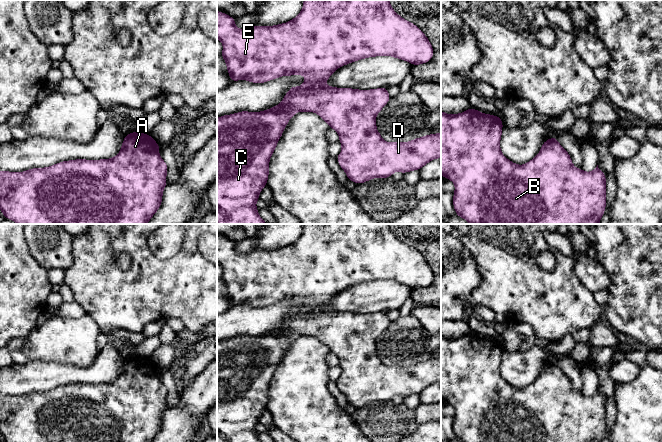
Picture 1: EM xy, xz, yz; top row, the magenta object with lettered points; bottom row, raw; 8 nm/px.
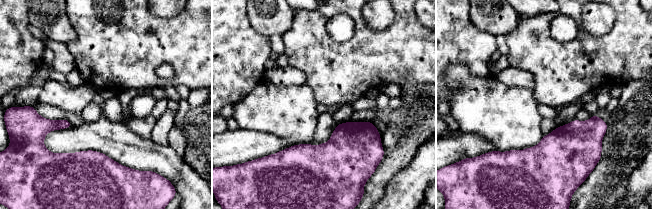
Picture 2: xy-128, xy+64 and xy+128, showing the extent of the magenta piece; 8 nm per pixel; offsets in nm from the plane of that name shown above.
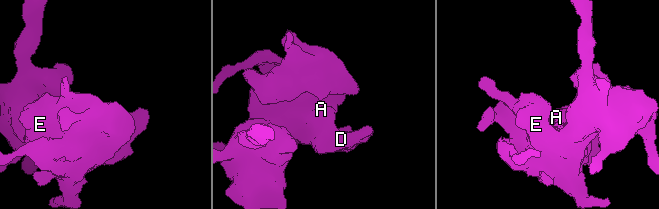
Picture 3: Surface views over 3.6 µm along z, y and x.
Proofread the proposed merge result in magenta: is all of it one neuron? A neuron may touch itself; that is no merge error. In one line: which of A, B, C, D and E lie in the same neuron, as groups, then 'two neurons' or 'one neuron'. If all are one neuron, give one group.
groups A B C D E; one neuron

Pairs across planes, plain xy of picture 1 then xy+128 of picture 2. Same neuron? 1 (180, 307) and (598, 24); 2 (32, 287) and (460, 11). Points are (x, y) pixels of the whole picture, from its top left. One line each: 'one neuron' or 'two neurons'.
1: two neurons
2: one neuron

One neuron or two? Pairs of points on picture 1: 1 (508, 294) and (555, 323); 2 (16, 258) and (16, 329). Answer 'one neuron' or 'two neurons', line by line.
1: one neuron
2: one neuron

